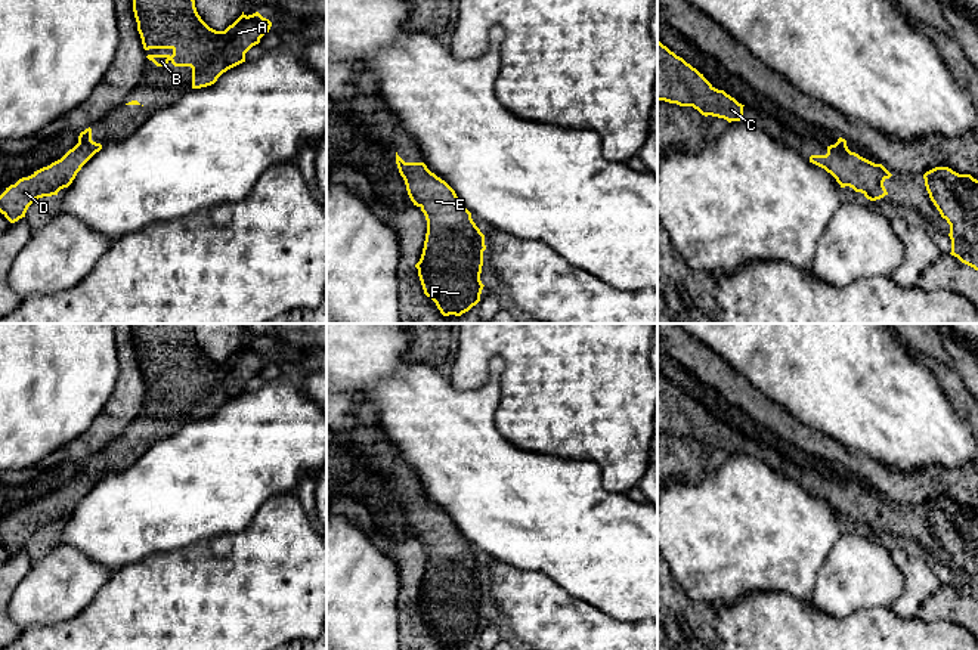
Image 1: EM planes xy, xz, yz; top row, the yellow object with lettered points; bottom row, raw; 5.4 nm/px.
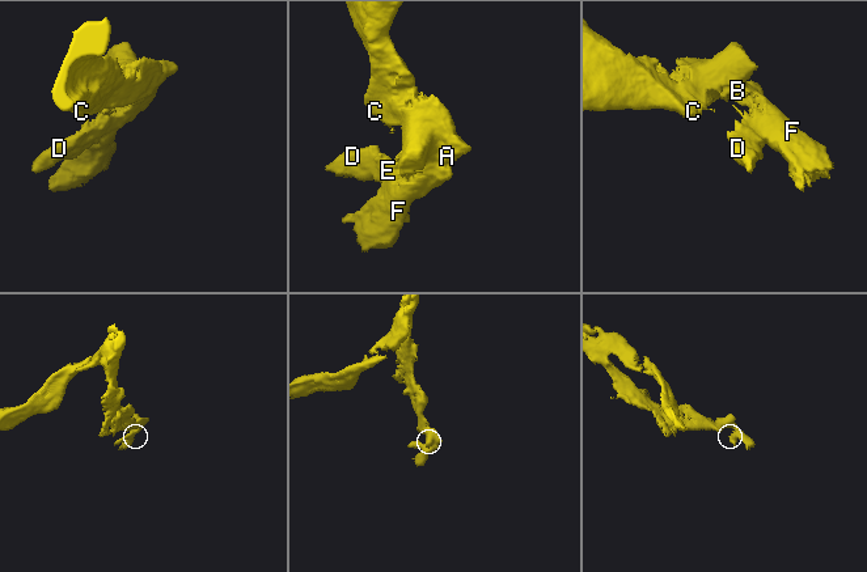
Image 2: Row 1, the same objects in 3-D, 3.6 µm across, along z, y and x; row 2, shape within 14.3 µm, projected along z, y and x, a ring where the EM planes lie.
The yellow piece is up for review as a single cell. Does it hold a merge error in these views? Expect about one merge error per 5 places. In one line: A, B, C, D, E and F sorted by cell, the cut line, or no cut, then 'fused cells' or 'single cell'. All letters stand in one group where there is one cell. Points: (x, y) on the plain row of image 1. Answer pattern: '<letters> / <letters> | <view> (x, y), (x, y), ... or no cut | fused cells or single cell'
A B C D E F | no cut | single cell

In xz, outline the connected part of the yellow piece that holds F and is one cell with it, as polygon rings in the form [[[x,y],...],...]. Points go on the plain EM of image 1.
[[[396,483],[396,495],[405,511],[408,526],[427,551],[427,564],[420,592],[415,595],[424,625],[430,628],[443,647],[461,647],[480,632],[483,615],[485,566],[471,550],[455,521],[424,493],[405,493]]]

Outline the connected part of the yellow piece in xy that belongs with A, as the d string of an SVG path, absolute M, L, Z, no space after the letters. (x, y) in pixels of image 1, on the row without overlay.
M133 324L133 343L145 381L157 397L171 393L192 399L192 420L211 417L228 400L245 393L245 384L269 363L272 353L259 343L242 346L225 362L210 359L198 346L192 324Z

